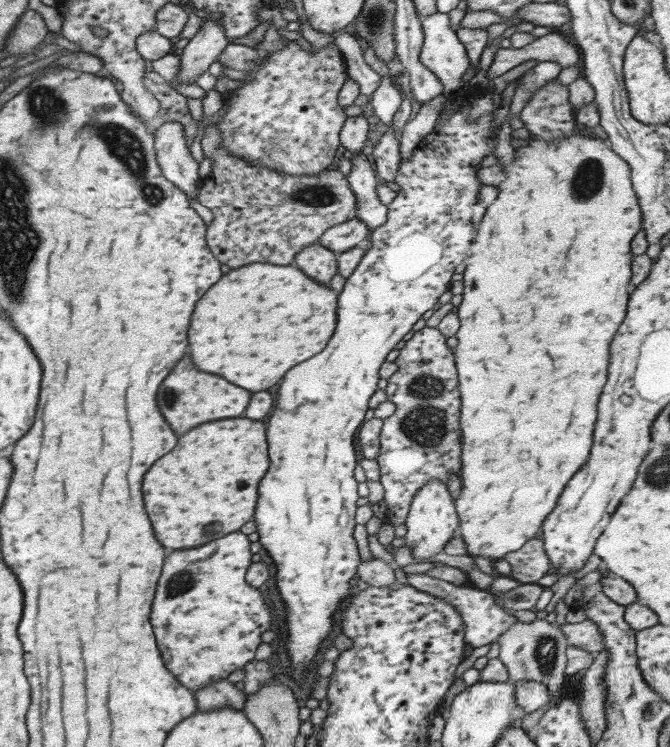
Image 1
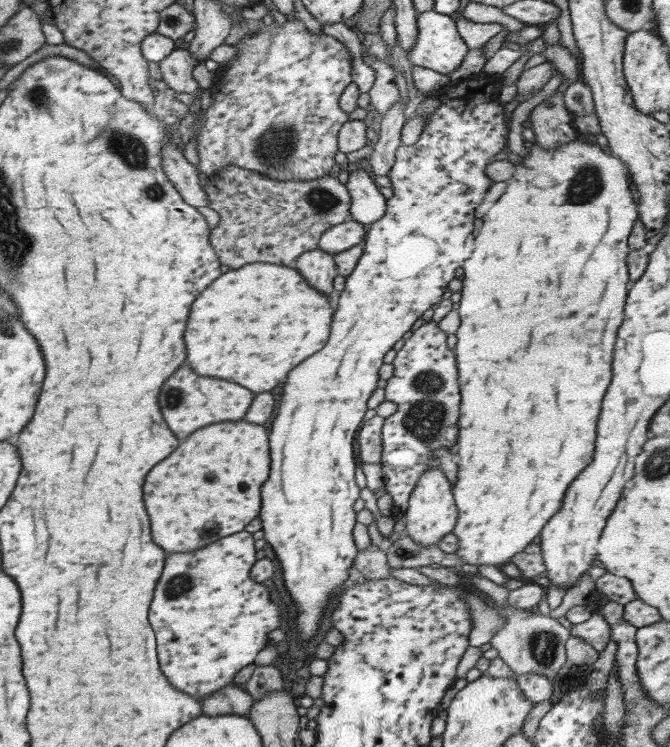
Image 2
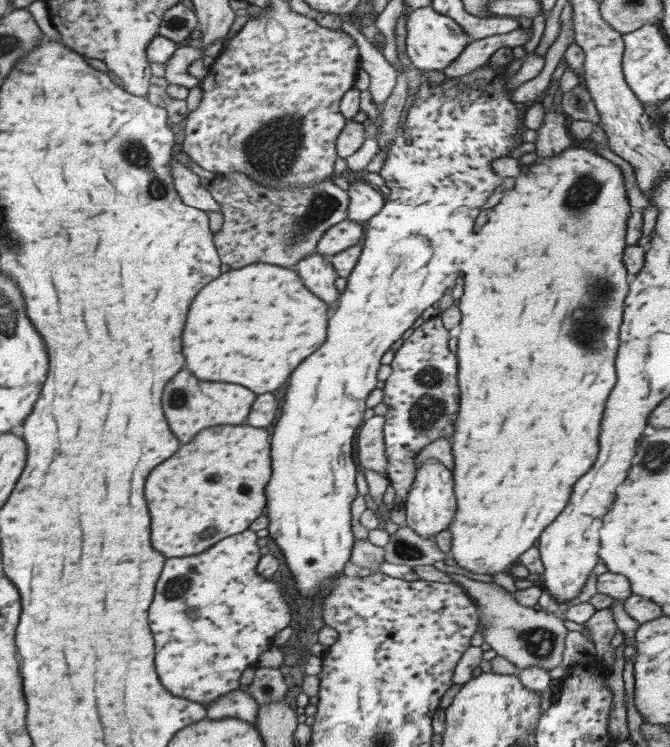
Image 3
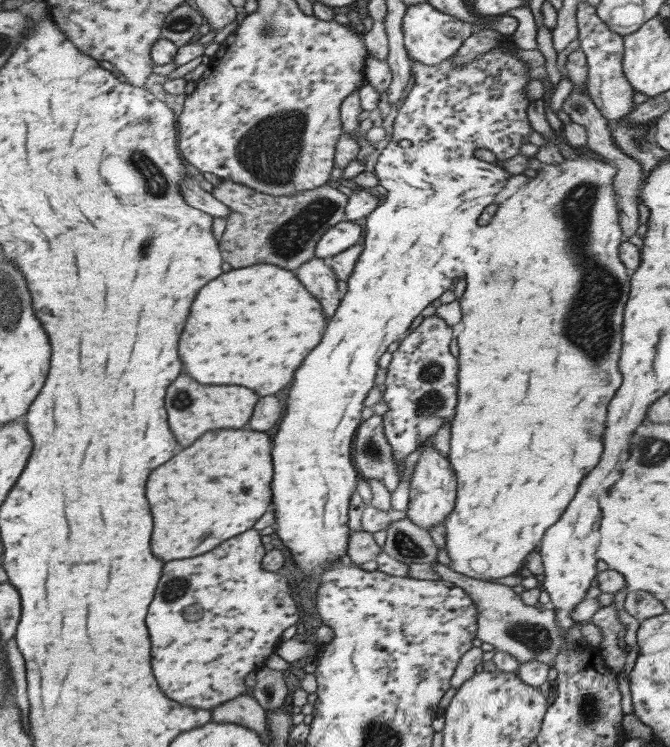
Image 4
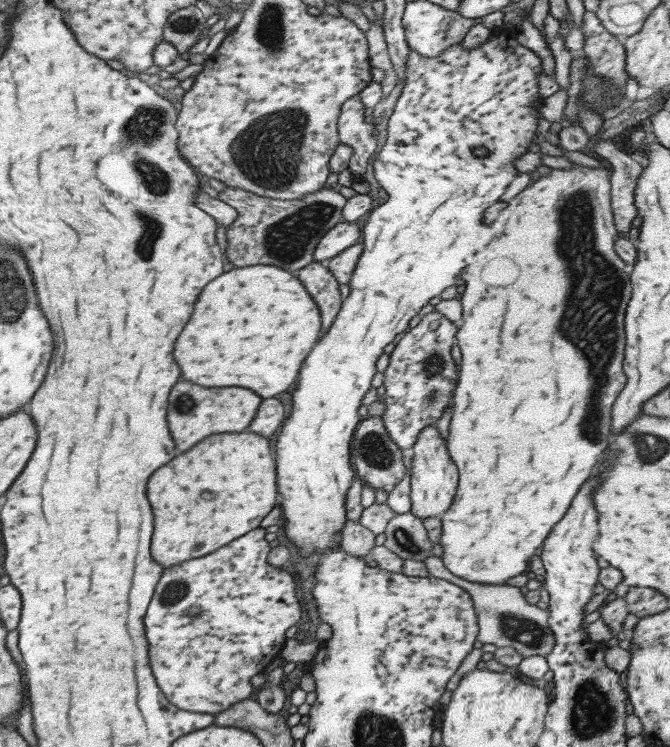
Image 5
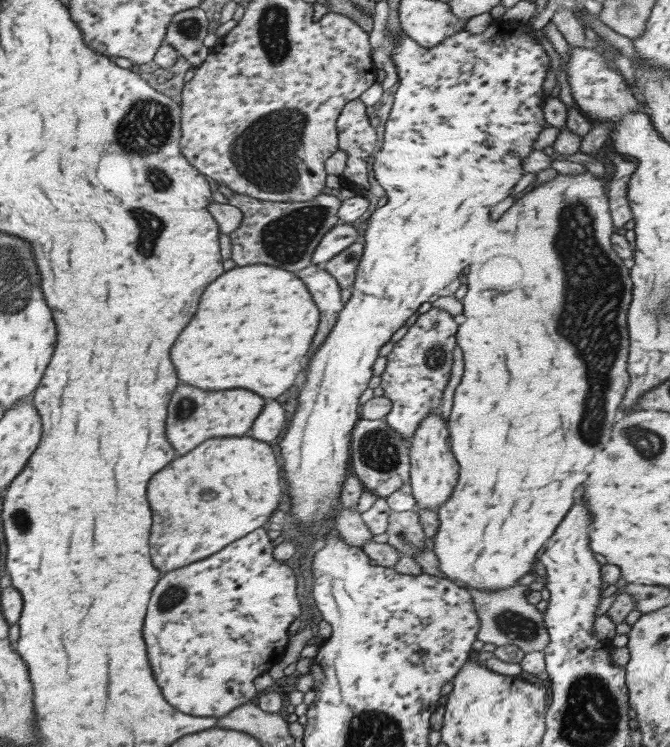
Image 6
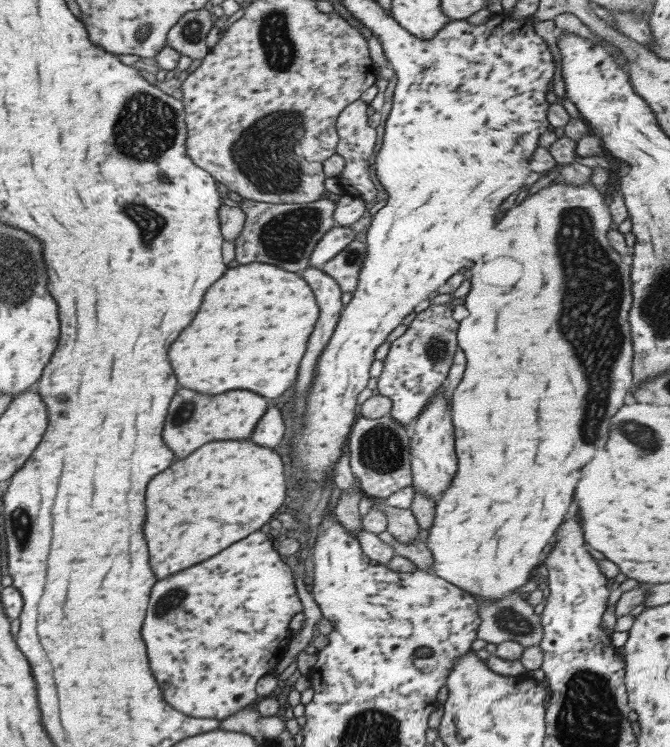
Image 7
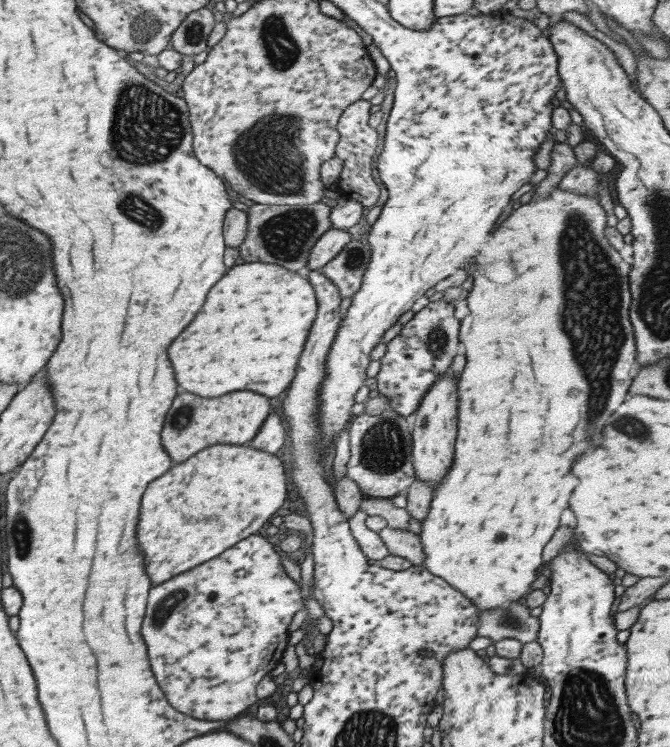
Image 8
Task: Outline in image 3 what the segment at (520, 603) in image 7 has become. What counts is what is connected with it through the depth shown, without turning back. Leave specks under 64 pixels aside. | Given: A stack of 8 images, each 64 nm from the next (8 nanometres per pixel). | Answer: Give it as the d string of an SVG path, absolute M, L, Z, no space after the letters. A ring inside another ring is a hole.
M449 573L451 582L459 585L474 602L478 611L483 642L497 655L515 665L517 671L525 667L541 667L545 671L555 668L563 659L563 649L567 629L563 627L560 615L549 610L534 610L519 605L511 593L495 583L485 583L465 576Z

